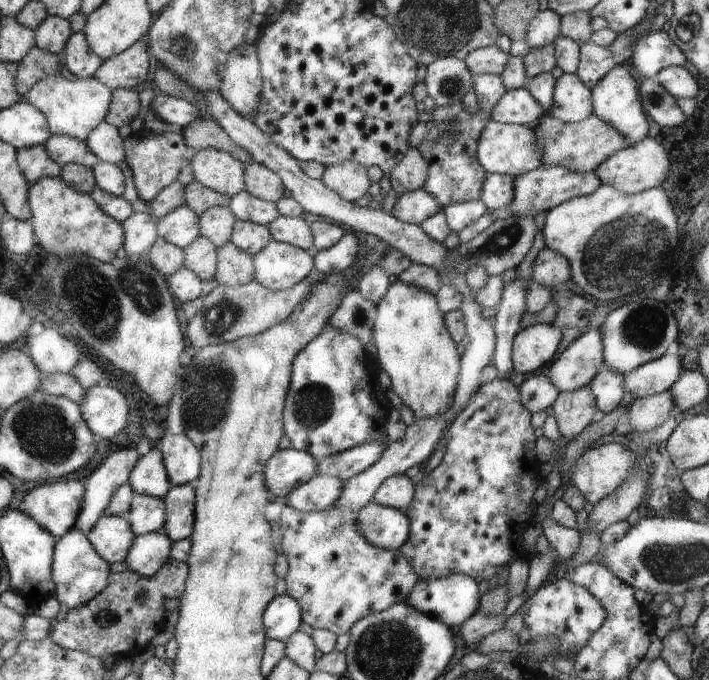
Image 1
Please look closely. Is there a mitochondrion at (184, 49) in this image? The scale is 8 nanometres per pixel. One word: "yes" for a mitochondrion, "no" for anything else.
yes

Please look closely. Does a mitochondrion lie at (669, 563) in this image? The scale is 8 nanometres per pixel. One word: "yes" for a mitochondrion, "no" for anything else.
yes

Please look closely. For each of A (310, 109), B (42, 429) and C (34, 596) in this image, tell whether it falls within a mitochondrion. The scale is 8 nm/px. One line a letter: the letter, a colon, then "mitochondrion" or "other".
A: other
B: mitochondrion
C: other

